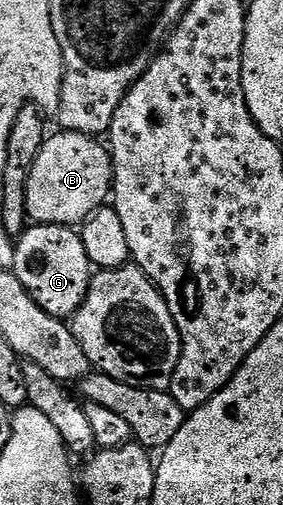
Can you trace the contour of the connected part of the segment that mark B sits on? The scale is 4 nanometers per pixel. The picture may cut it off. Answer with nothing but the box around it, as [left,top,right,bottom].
[25,130,113,225]

